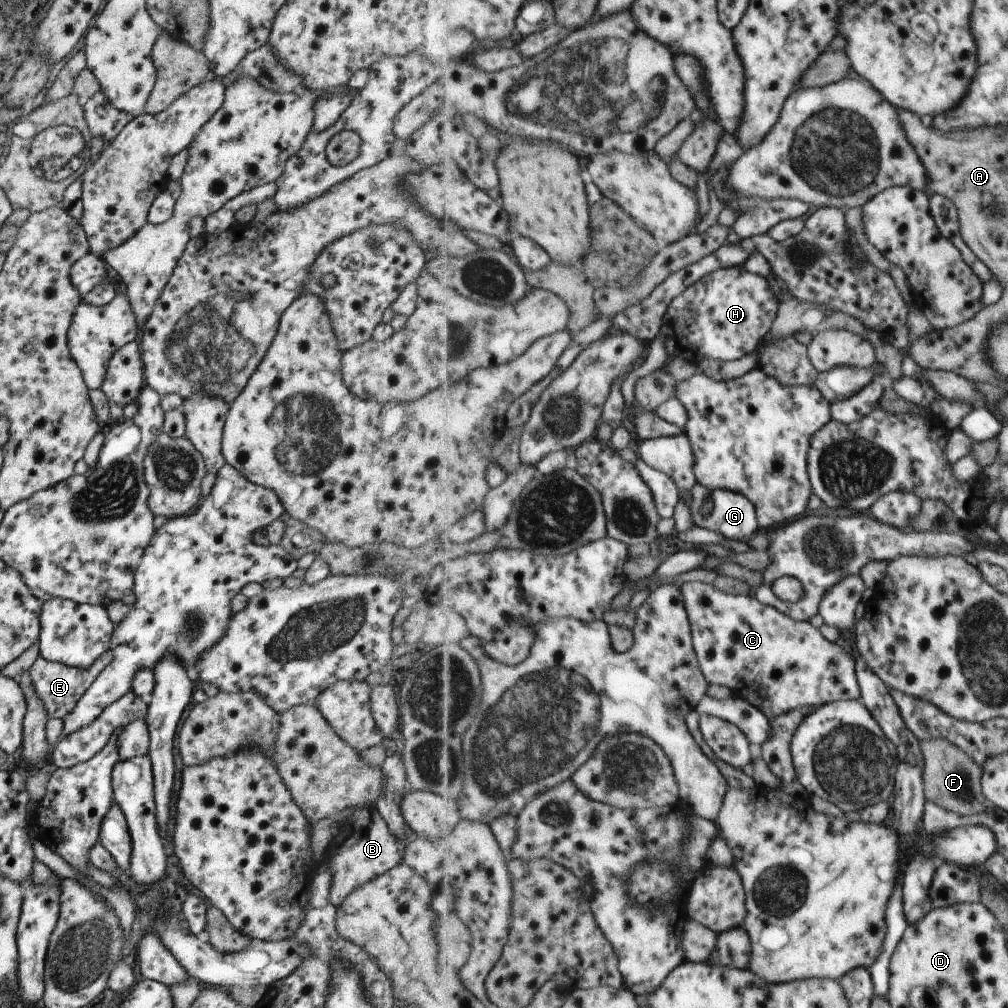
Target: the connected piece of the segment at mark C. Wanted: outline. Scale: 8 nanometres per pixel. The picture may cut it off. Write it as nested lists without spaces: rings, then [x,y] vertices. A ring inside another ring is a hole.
[[[694,581],[692,583],[681,584],[680,589],[683,593],[684,603],[688,610],[690,622],[692,624],[692,635],[696,653],[700,660],[700,665],[704,675],[710,684],[719,684],[727,686],[733,696],[739,696],[760,708],[770,719],[789,711],[803,707],[817,708],[835,701],[844,701],[849,699],[861,699],[861,687],[856,671],[856,656],[845,652],[839,644],[835,644],[825,638],[820,628],[815,628],[809,621],[797,621],[789,615],[783,614],[774,606],[763,604],[757,597],[749,595],[732,595],[725,591],[717,589],[712,583]]]

